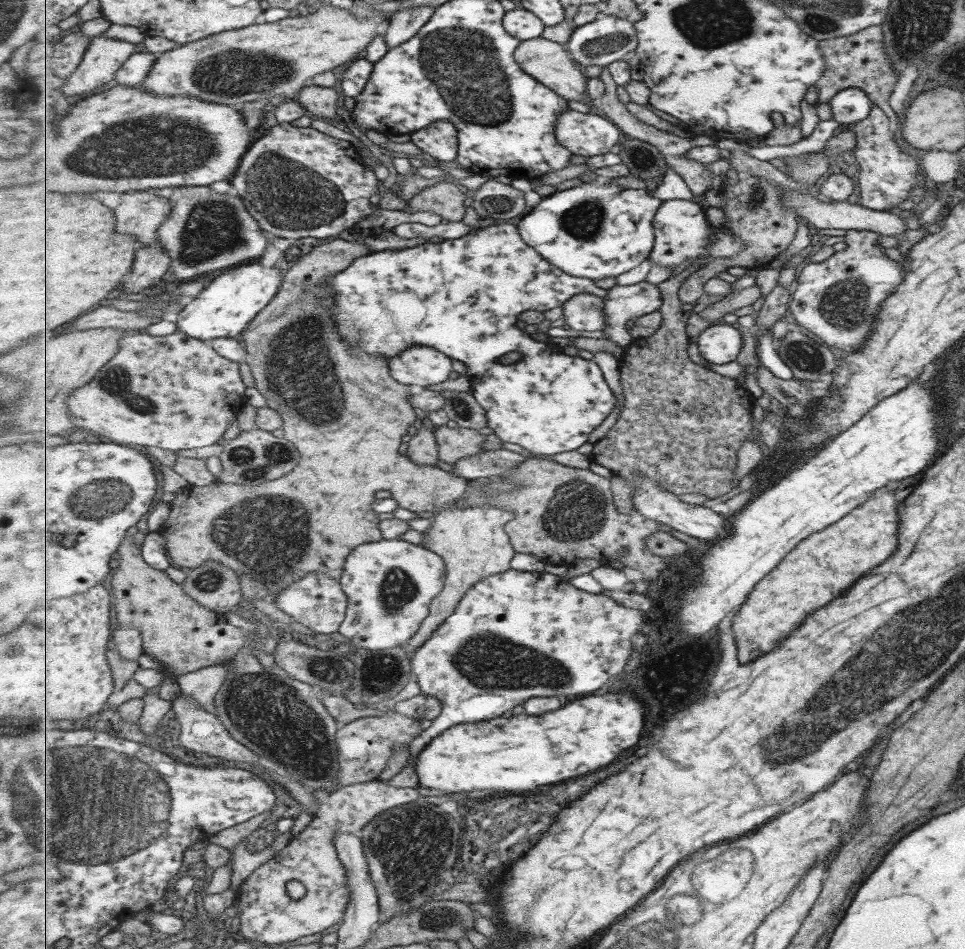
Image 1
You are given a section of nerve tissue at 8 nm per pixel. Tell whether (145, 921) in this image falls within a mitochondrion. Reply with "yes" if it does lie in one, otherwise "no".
no

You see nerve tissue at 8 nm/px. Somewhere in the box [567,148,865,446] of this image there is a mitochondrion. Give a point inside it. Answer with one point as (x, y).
(806, 357)

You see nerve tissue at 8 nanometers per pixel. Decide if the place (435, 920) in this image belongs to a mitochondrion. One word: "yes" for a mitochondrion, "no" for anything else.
yes

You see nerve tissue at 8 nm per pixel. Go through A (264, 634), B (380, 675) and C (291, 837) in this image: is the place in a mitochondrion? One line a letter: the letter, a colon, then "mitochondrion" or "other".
A: other
B: mitochondrion
C: other

